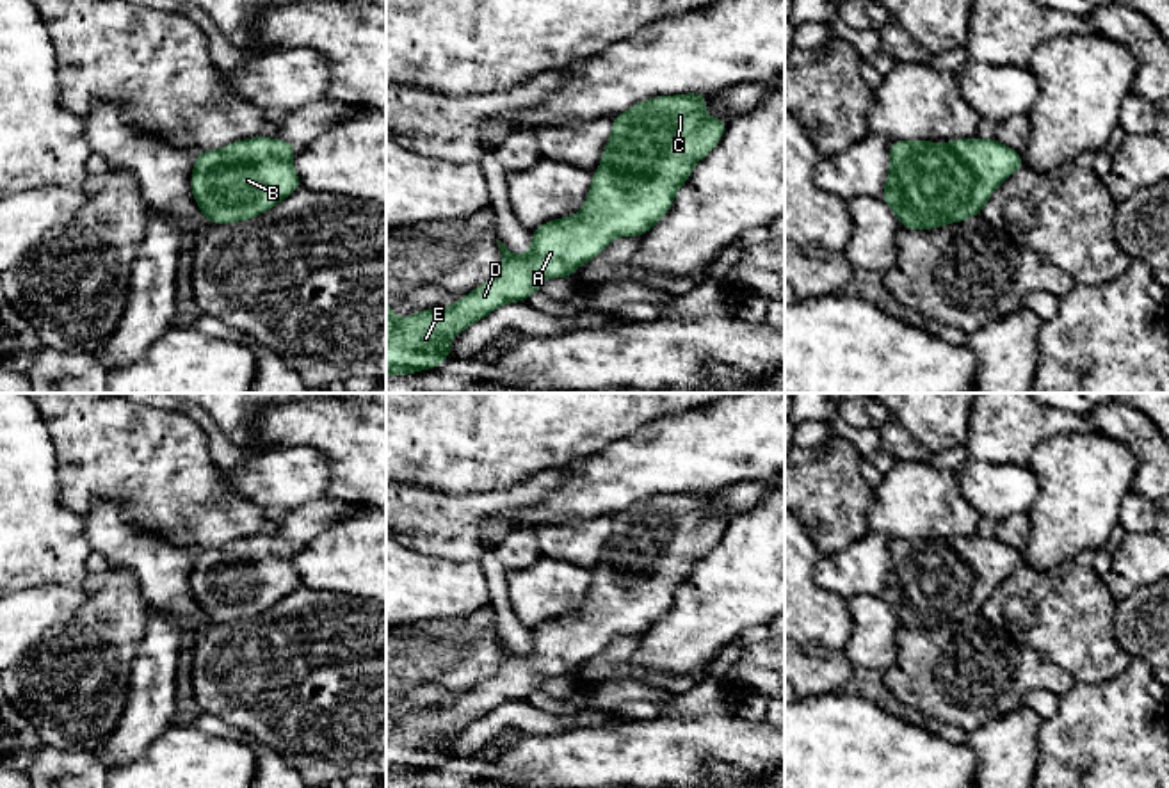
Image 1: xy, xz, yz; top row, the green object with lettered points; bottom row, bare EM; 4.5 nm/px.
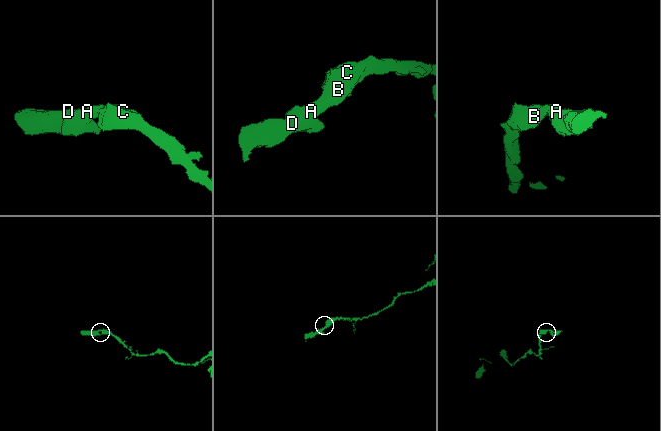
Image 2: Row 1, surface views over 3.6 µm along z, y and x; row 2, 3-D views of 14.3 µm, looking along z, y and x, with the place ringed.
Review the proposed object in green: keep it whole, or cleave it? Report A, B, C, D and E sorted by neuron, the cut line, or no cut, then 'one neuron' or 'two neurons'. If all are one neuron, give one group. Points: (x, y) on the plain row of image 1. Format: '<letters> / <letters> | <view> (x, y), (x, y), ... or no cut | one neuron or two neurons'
A B C D E | no cut | one neuron

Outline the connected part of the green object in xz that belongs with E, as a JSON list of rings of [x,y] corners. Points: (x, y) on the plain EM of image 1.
[[[685,491],[673,495],[655,495],[639,500],[632,507],[612,516],[612,532],[601,551],[600,566],[593,571],[591,587],[585,601],[576,614],[548,619],[532,628],[530,649],[525,655],[511,651],[500,639],[502,662],[496,674],[468,694],[461,696],[450,706],[420,708],[406,717],[397,717],[391,710],[391,699],[386,697],[386,774],[409,774],[422,768],[438,767],[452,754],[450,736],[486,717],[491,710],[507,701],[523,701],[532,692],[541,690],[541,679],[550,676],[569,678],[584,662],[594,658],[617,635],[644,635],[673,605],[676,591],[689,580],[694,564],[703,559],[722,537],[728,521],[721,516],[710,516],[705,511],[708,493]]]

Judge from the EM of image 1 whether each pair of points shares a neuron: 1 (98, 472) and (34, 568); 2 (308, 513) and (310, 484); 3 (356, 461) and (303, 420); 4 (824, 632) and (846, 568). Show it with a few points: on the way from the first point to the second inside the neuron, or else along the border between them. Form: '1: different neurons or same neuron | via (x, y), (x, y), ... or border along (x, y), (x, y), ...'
1: different neurons | border along (56, 472), (61, 502), (82, 520)
2: different neurons | border along (326, 497), (305, 502), (289, 513)
3: same neuron | via (344, 449), (315, 422)
4: different neurons | border along (819, 555), (814, 566), (814, 578), (846, 600)

